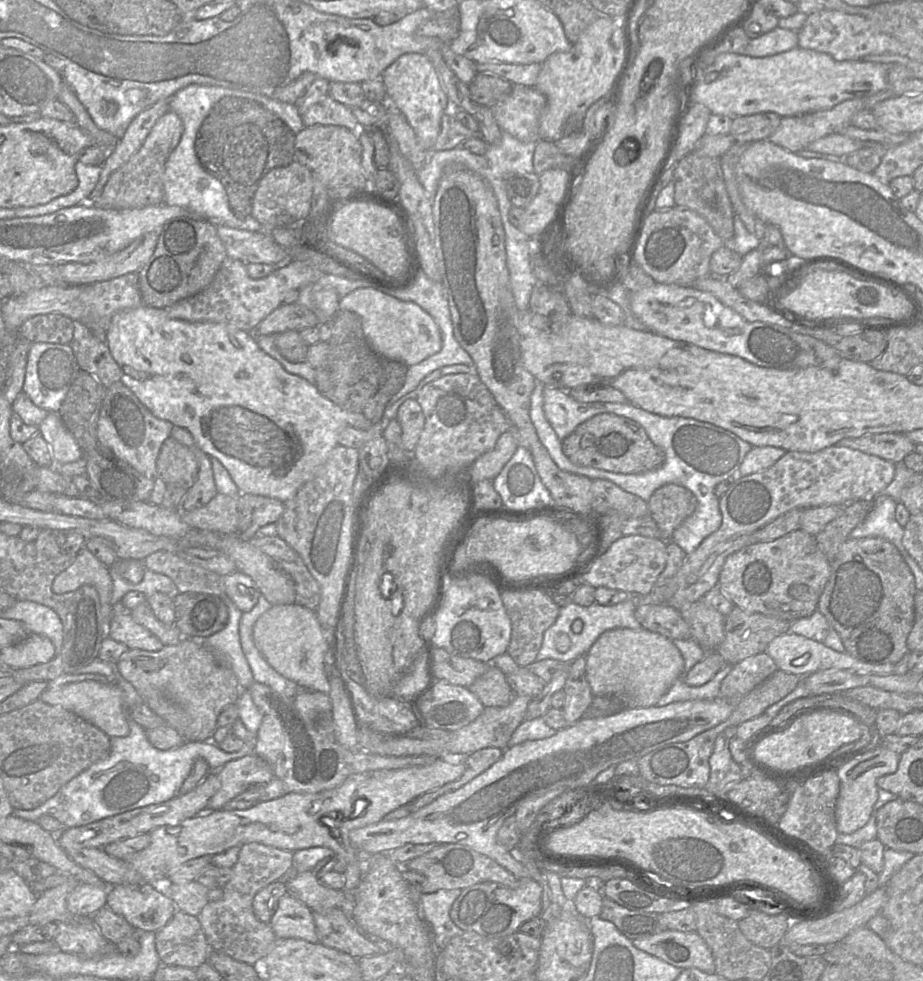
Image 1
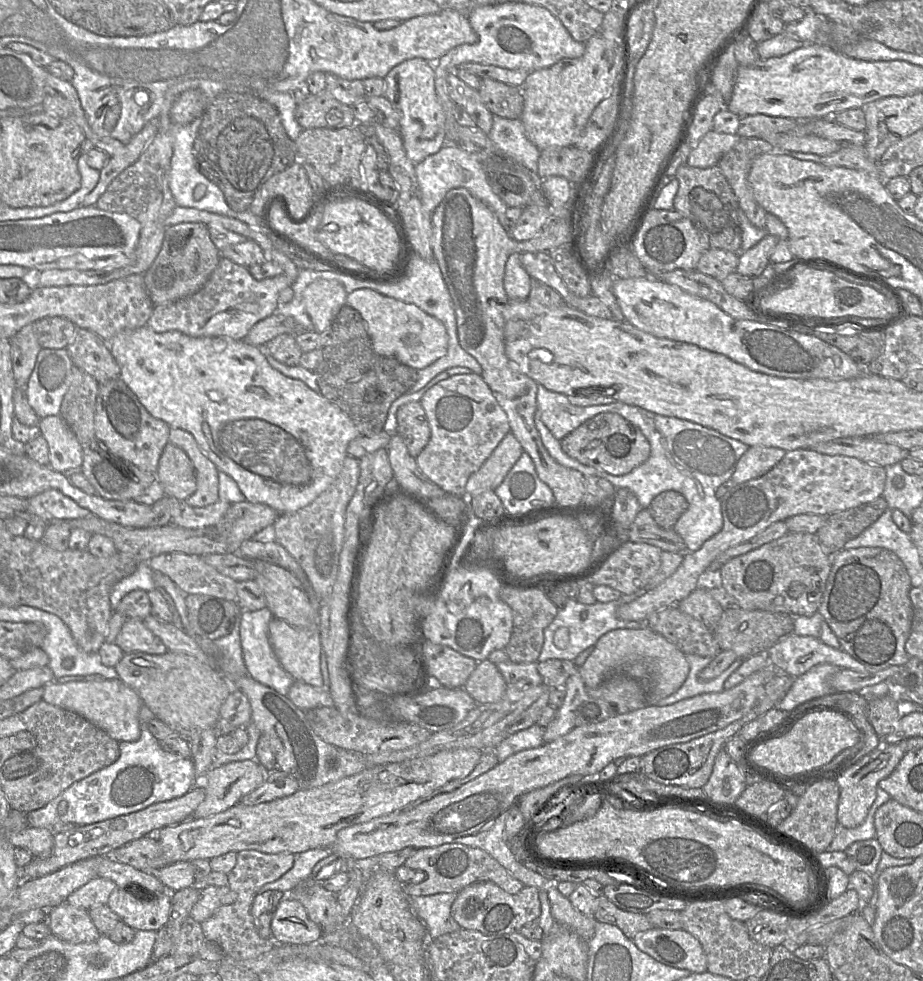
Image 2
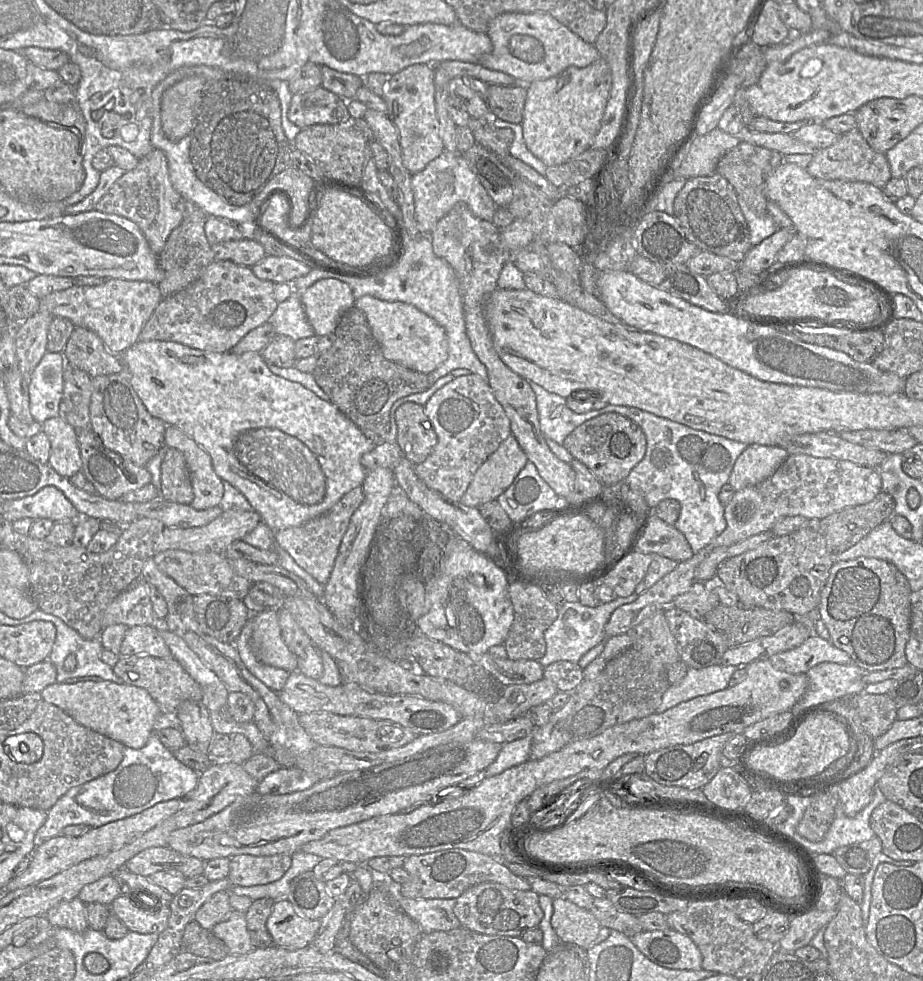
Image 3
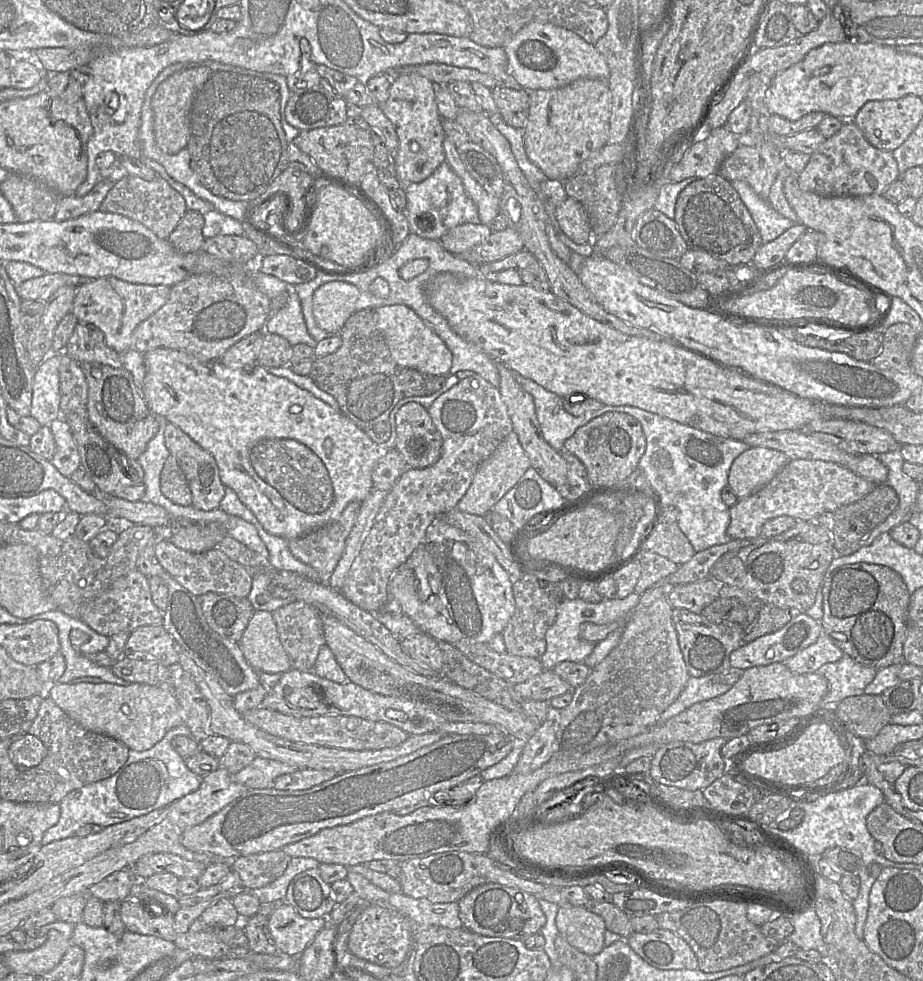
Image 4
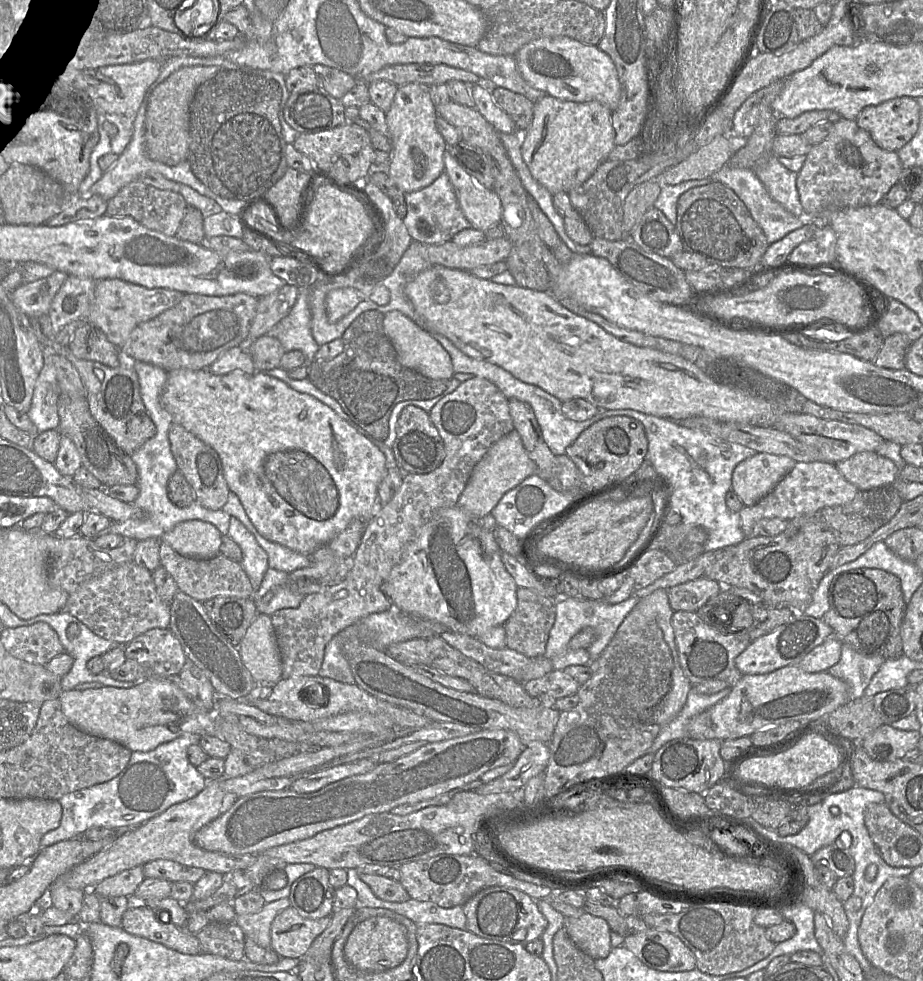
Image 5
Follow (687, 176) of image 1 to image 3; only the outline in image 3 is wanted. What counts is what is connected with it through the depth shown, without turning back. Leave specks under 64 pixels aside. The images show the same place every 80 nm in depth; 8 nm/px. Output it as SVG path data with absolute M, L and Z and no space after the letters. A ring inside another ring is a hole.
M718 172L686 180L674 200L674 217L683 228L686 238L701 251L740 263L752 248L748 225L739 206L738 196L733 186Z

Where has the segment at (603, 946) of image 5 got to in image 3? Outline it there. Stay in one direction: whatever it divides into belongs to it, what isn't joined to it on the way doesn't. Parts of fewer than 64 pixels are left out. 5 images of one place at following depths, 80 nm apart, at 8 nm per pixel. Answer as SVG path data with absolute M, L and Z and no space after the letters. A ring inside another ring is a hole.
M565 897L553 899L551 925L562 944L584 950L595 945L601 928L589 910L578 907Z

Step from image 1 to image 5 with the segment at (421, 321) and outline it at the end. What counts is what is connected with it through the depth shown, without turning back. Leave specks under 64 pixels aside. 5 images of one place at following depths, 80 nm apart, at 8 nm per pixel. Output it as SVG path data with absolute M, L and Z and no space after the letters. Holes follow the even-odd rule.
M393 310L384 314L383 328L392 342L400 364L432 379L451 379L454 375L449 353L417 322L400 311Z

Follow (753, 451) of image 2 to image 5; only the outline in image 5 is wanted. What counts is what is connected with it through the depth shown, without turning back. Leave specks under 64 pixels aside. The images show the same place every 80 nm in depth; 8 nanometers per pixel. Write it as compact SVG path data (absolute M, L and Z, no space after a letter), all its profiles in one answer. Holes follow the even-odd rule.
M756 452L733 470L732 491L744 506L752 506L767 495L796 463L785 455Z

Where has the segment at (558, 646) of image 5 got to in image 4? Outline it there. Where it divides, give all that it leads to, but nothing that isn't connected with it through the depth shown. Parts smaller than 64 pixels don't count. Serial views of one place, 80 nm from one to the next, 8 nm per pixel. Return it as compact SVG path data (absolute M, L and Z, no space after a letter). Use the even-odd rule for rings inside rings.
M632 592L622 599L602 599L602 601L598 603L586 602L580 598L574 600L565 599L558 604L555 622L545 634L546 650L540 658L537 658L544 667L544 670L552 670L555 665L563 661L583 662L589 668L593 668L599 664L618 644L623 632L623 626L627 624L634 612L634 608L639 603L640 595L641 594ZM587 622L597 625L619 622L619 628L610 633L604 640L592 642L580 637L580 626Z

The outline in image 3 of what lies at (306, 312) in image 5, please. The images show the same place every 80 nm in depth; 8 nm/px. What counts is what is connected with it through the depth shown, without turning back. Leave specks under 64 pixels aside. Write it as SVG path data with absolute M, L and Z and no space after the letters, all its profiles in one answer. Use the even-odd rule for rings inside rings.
M294 291L288 299L278 303L267 322L272 325L276 334L288 336L294 341L315 335L304 312L301 296Z

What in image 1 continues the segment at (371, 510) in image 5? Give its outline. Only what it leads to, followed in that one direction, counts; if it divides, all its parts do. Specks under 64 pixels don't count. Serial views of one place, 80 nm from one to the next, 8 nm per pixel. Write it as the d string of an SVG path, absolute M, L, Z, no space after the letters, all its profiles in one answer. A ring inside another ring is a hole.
M142 305L138 308L116 313L106 331L106 343L111 355L122 370L121 381L140 400L140 402L160 419L170 421L174 426L187 429L196 445L209 457L217 458L227 469L240 493L276 498L286 502L295 496L300 487L310 480L315 469L327 458L338 445L338 435L348 425L346 411L330 399L324 397L316 386L303 377L290 374L274 358L263 351L251 332L240 330L235 326L213 322L188 322L170 318L164 308Z

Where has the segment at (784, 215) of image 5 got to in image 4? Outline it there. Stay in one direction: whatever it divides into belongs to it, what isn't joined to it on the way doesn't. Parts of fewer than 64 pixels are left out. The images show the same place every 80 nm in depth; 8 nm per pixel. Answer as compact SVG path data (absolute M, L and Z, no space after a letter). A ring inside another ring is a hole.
M732 181L732 187L749 211L763 244L771 242L795 224L772 208L767 200L759 197L744 181Z

